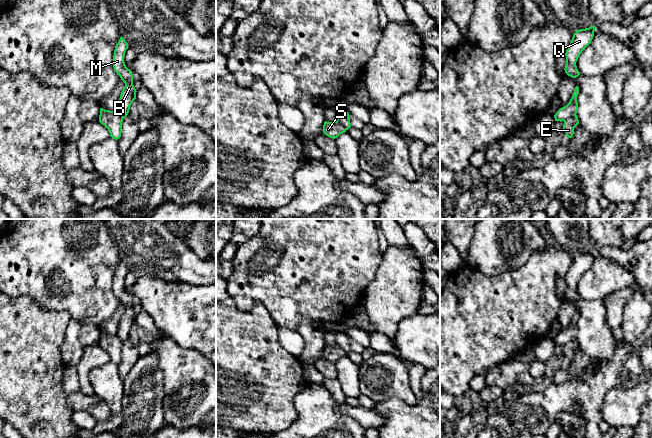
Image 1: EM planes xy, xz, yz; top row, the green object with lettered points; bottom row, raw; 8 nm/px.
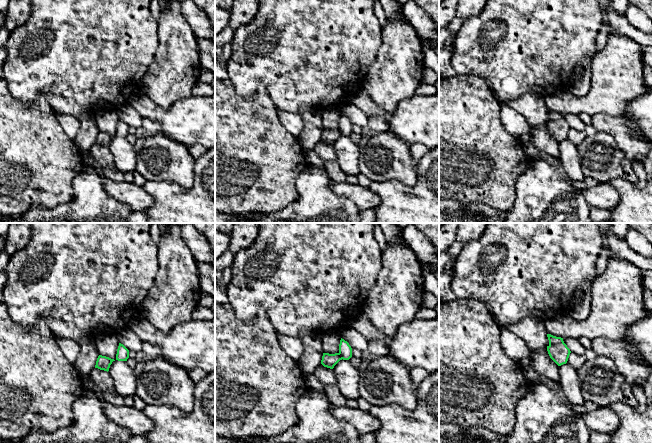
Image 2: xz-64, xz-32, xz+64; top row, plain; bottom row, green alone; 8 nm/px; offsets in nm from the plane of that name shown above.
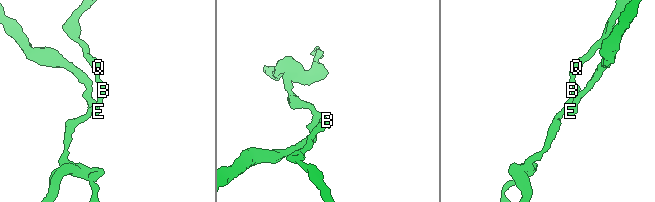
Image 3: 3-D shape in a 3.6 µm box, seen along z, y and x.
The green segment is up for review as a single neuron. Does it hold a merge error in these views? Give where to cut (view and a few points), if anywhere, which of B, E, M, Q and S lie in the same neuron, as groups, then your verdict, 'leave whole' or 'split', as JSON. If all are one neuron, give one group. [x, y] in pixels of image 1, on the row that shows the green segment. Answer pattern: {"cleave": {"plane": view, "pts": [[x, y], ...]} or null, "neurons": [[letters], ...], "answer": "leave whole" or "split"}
{"cleave": {"plane": "yz", "pts": [[575, 113], [564, 121]]}, "neurons": [["B", "M", "Q"], ["E", "S"]], "answer": "split"}

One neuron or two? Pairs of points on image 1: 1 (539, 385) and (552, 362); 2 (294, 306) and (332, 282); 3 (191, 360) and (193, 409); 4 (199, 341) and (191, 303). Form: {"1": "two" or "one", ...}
{"1": "one", "2": "one", "3": "one", "4": "one"}

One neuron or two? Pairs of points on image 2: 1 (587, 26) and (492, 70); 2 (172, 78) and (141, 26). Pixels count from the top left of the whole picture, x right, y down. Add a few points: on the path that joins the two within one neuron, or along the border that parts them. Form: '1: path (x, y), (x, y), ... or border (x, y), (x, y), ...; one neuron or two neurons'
1: path (563, 31), (535, 31), (525, 41), (516, 46); one neuron
2: border (158, 28), (158, 47), (153, 61), (145, 72); two neurons

